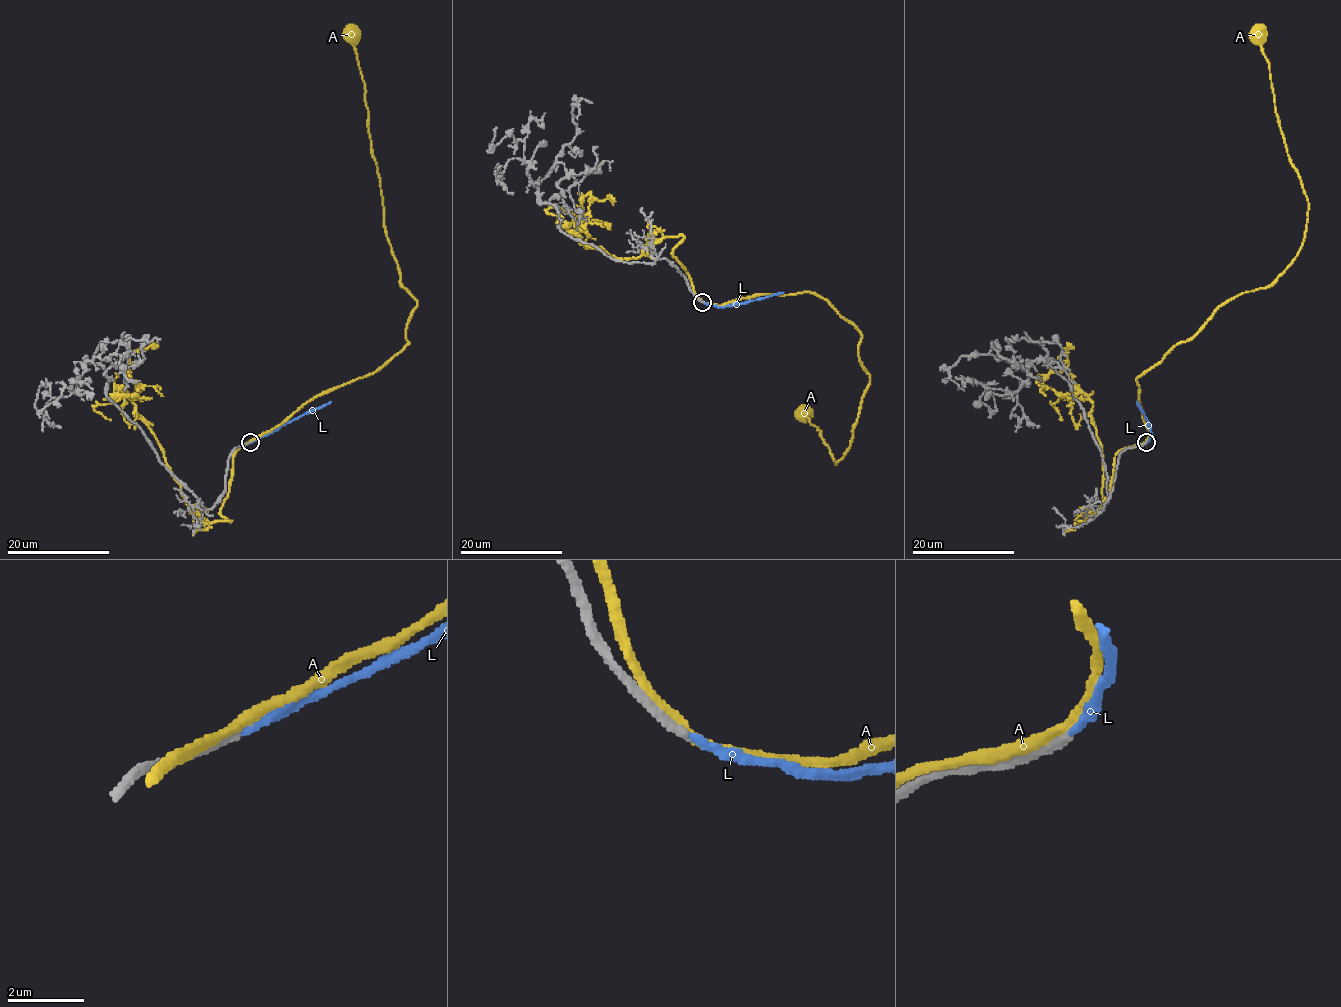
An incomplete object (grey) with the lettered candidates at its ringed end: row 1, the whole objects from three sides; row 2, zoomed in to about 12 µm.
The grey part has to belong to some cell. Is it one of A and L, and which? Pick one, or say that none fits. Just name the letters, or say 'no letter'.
L

